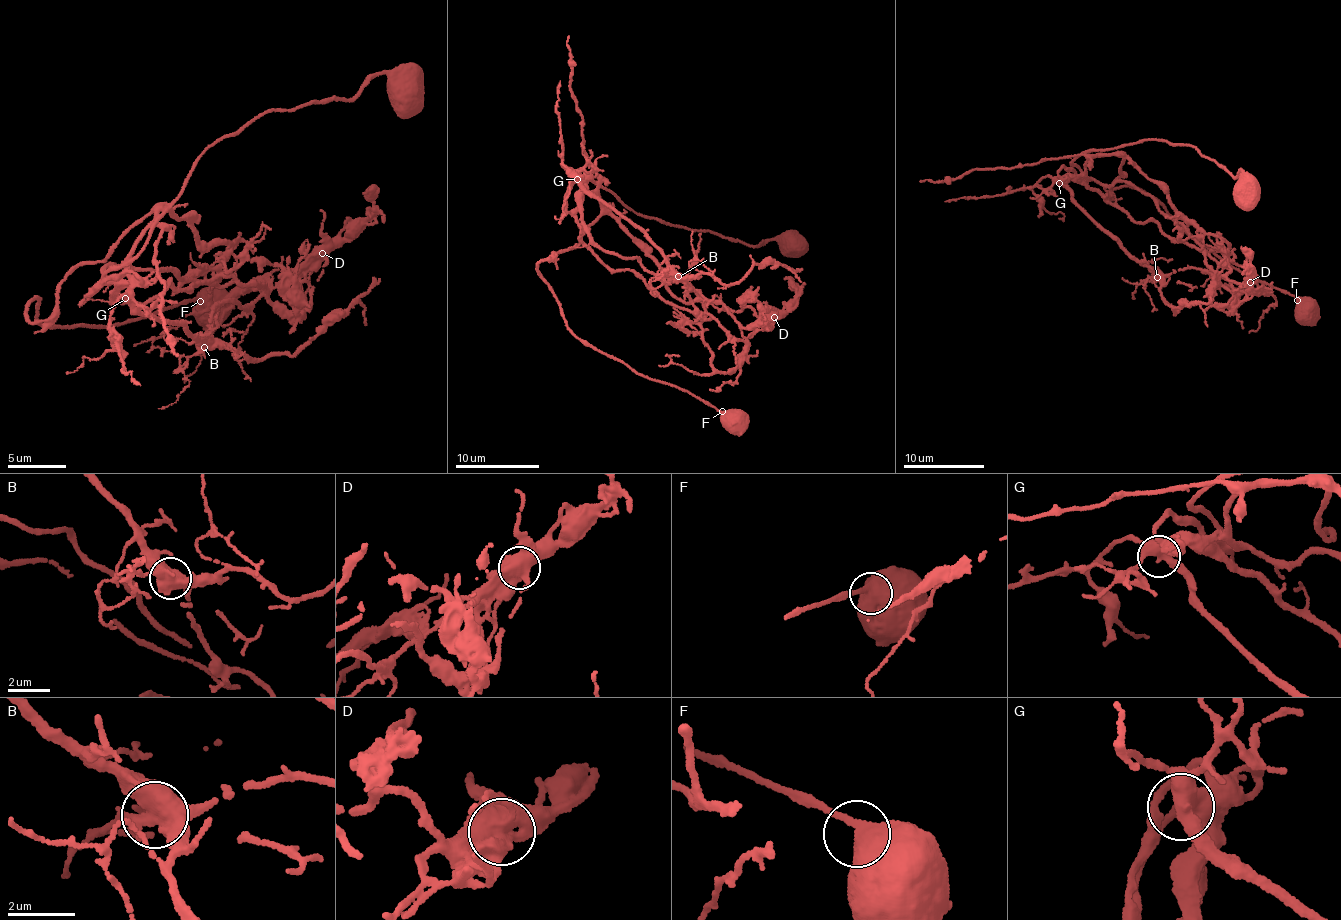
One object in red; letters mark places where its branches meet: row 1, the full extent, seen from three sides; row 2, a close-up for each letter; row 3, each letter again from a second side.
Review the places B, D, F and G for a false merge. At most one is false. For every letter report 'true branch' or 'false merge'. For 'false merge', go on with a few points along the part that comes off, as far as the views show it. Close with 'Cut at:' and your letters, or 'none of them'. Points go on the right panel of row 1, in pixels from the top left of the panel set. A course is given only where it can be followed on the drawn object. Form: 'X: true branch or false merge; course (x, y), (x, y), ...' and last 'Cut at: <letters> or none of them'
B: true branch
D: false merge; course (1250, 282), (1229, 281), (1221, 240), (1123, 154), (1109, 195), (1142, 189), (1316, 325)
F: true branch
G: true branch
Cut at: D

